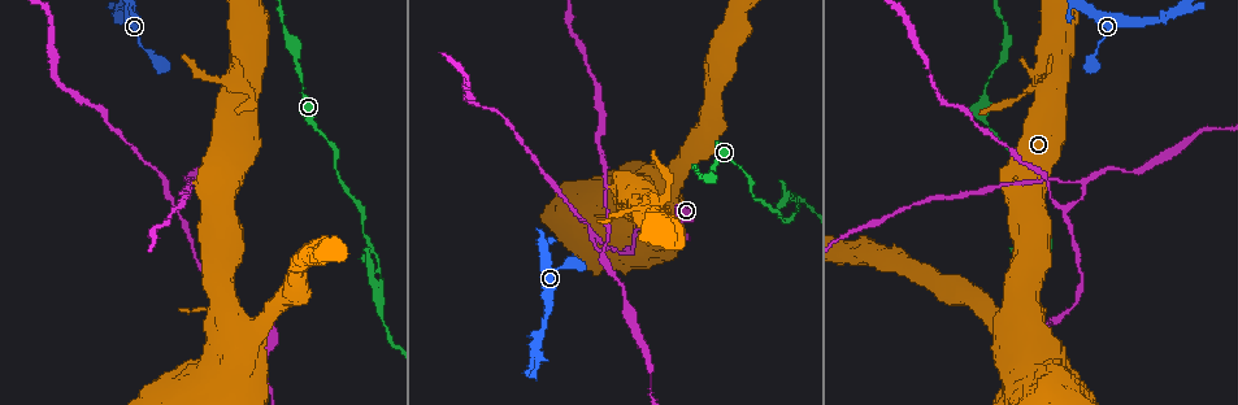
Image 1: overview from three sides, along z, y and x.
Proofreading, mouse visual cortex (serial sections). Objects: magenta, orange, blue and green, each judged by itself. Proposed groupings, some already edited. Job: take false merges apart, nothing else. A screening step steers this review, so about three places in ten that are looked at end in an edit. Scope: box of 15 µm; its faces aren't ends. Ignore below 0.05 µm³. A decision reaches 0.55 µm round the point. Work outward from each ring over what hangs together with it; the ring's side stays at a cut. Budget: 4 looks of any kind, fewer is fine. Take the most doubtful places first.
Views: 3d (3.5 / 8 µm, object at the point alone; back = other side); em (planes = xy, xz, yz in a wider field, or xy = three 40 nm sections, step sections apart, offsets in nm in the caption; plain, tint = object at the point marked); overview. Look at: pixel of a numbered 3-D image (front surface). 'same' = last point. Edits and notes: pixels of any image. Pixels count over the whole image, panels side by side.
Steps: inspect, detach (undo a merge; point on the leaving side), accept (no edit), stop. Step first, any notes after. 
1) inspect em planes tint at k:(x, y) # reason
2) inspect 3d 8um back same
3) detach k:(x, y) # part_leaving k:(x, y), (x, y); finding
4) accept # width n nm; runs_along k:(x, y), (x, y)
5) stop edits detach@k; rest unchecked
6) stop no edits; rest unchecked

inspect 3d 3.5um at 1:(603, 256) # abrupt turn

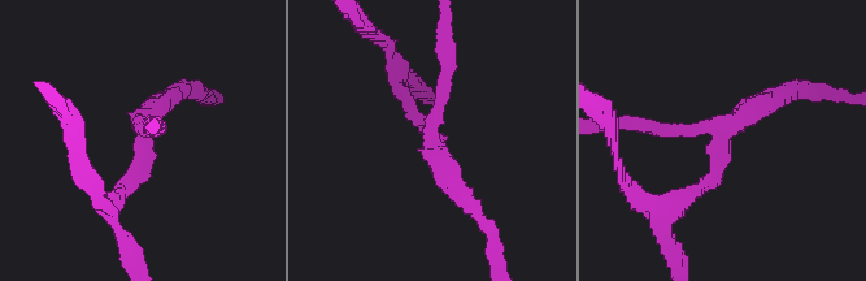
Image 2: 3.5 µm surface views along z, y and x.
inspect em xy step 3 tint at 2:(433, 140) # arms 3; arm_widths 200, 200, 250 nm

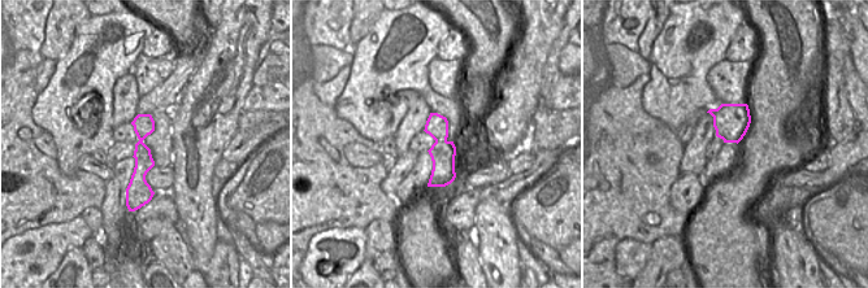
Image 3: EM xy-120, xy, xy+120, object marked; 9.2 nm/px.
accept # one cell here

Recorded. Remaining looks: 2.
inspect 3d 8um at 1:(237, 84) # sharp bend

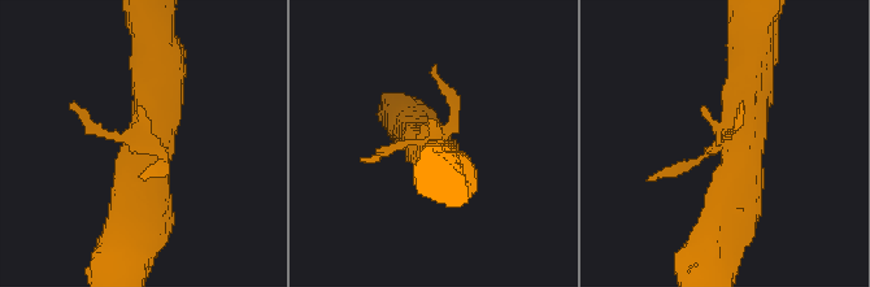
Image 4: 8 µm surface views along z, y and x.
inspect em xy step 2 tint at 4:(142, 143) # shape alone is not enough

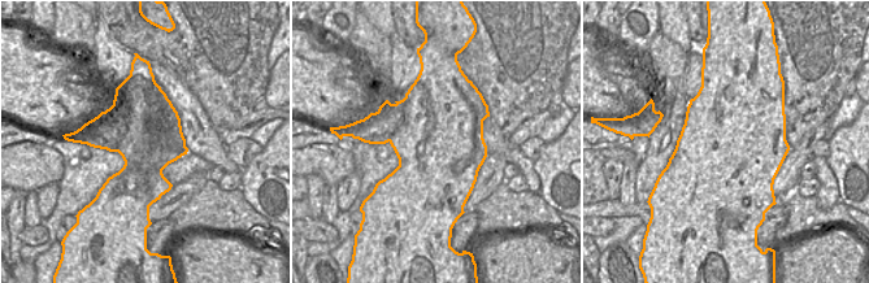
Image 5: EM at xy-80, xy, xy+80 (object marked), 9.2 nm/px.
detach 4:(103, 133) # part_leaving 4:(725, 142), (684, 170); a second cell is stuck on

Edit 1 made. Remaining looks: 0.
stop edits detach@4; rest unchecked

